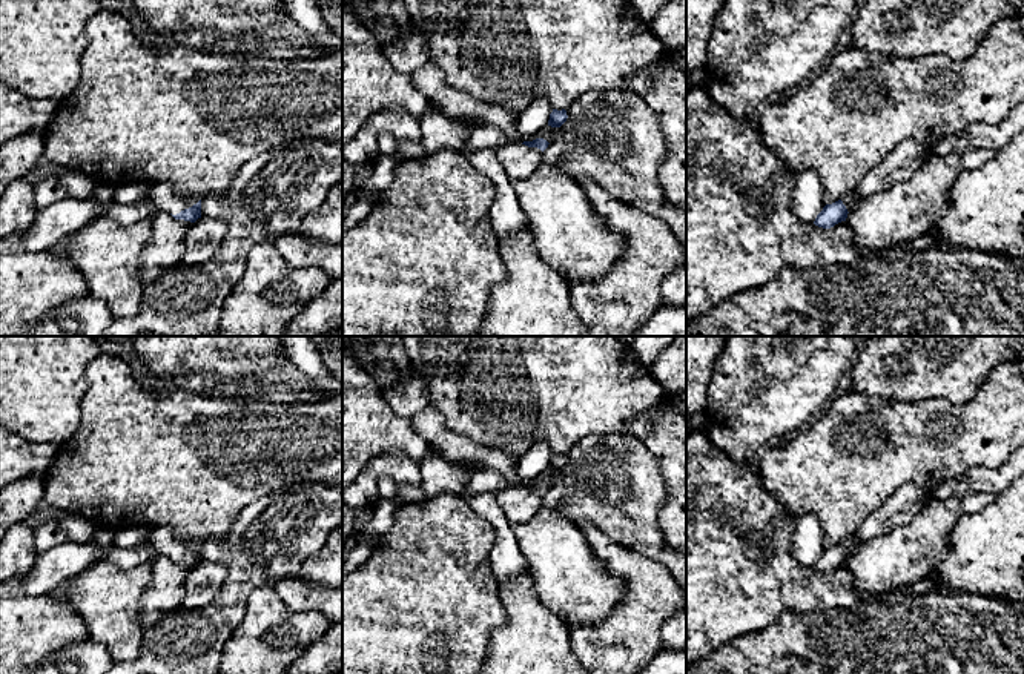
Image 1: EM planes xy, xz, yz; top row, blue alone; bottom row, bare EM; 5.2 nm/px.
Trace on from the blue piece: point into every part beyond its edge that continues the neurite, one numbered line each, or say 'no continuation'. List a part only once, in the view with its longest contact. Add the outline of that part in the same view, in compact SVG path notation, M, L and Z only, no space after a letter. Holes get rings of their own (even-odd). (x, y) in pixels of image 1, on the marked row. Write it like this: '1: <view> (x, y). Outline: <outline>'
1: xy (163, 197). Outline: M155 183L147 186L155 210L167 212L172 215L192 207L200 201L195 197L178 197L169 183Z

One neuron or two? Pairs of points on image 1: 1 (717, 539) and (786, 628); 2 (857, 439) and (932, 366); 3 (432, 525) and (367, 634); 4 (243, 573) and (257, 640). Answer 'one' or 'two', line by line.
1: two
2: two
3: one
4: two

